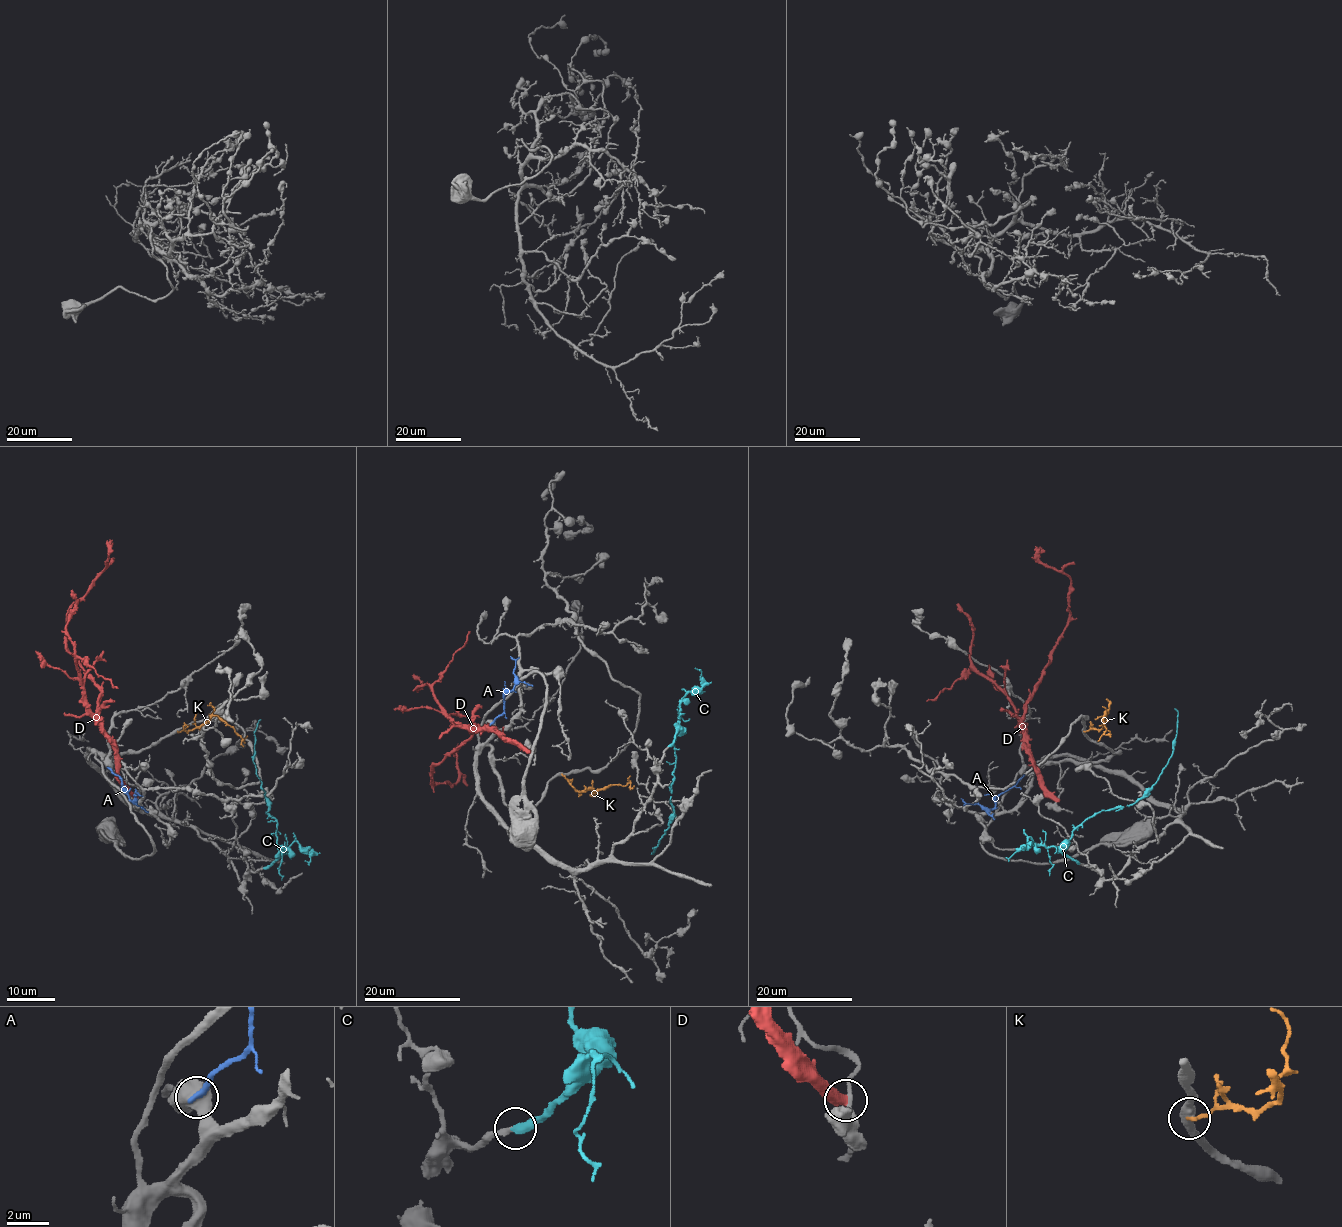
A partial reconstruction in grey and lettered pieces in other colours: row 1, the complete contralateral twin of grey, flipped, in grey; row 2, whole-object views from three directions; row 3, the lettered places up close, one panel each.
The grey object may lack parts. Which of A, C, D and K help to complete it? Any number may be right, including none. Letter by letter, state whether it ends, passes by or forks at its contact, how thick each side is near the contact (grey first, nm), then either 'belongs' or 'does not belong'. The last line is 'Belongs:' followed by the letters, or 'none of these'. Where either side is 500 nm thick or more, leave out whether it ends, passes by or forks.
A: 650 nm thick on the grey side, 300 nm on the other; does not belong
C: it ends there; 240 nm thick on the grey side, 400 nm on the other; belongs
D: 190 nm thick on the grey side, 600 nm on the other; does not belong
K: it ends there; 440 nm thick on the grey side, 180 nm on the other; does not belong
Belongs: C

